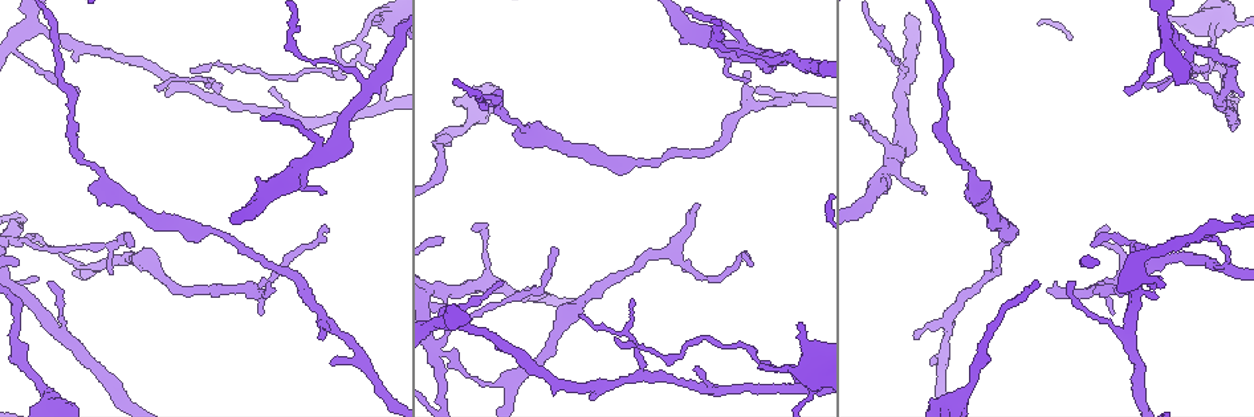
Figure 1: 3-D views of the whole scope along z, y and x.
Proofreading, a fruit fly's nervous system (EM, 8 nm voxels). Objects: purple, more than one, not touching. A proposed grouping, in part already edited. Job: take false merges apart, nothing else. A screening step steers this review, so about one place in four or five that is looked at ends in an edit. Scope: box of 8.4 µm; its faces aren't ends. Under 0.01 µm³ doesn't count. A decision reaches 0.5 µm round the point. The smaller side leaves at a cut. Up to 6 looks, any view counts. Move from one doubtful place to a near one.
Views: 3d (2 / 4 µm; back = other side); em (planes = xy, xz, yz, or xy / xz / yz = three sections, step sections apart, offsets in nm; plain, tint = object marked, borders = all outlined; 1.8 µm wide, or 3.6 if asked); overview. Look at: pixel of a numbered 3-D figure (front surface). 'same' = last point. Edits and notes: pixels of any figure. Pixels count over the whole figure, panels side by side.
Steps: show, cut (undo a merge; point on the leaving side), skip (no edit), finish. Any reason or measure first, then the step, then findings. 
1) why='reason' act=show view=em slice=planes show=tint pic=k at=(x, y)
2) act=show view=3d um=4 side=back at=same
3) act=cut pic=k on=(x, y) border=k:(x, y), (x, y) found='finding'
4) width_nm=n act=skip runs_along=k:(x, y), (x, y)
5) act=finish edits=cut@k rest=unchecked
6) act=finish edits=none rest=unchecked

act=show view=3d um=4 pic=1 at=(1217, 20)

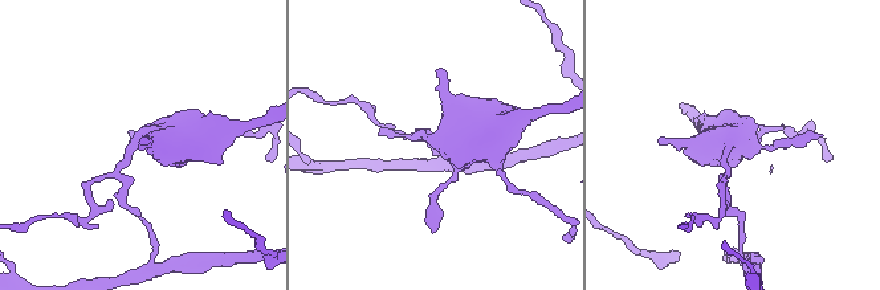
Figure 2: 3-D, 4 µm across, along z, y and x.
act=show view=em slice=planes show=tint pic=2 at=(730, 136)

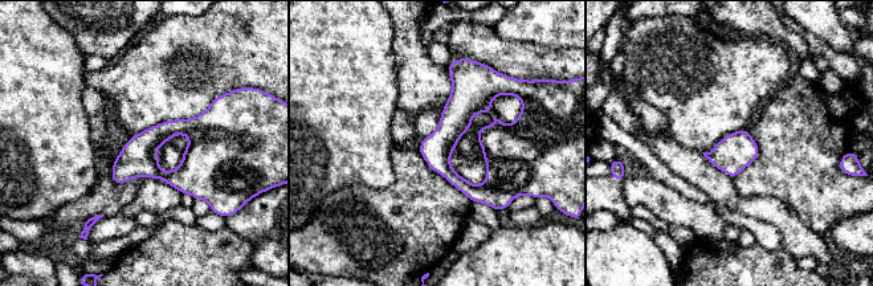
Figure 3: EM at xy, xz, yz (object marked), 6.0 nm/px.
width_nm=190 act=skip runs_along=3:(220, 142), (187, 175), (114, 176) found='all the same neuron'

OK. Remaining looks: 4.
why='thick turns thin' act=show view=em slice=yz step=16 show=tint pic=1 at=(893, 153)

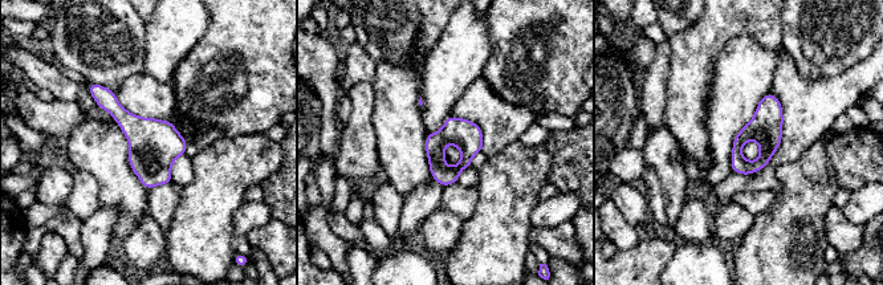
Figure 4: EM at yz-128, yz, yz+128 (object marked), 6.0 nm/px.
act=show view=em slice=planes show=tint at=same

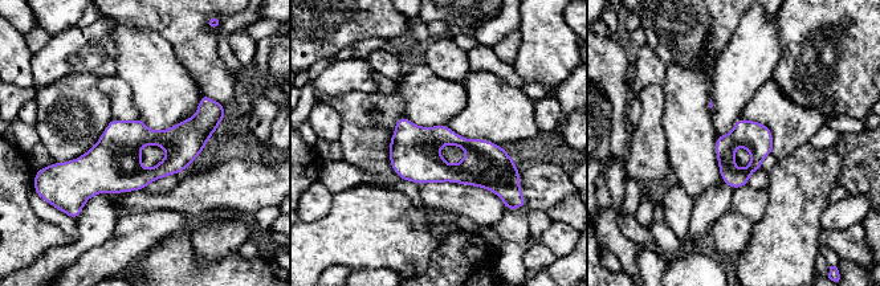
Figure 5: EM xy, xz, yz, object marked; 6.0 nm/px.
width_nm=190 act=skip runs_along=5:(216, 118), (65, 166) found='one neuron here'

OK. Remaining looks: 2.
why='sudden change in width' act=show view=3d um=4 pic=1 at=(58, 332)

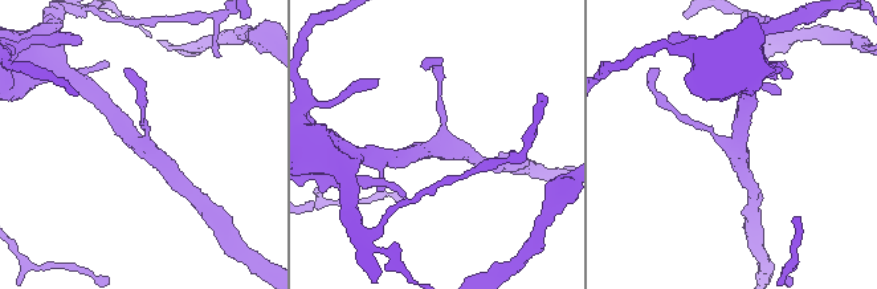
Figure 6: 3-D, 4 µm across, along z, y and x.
arms=3 act=show view=em slice=xz step=8 show=tint pic=6 at=(437, 149)

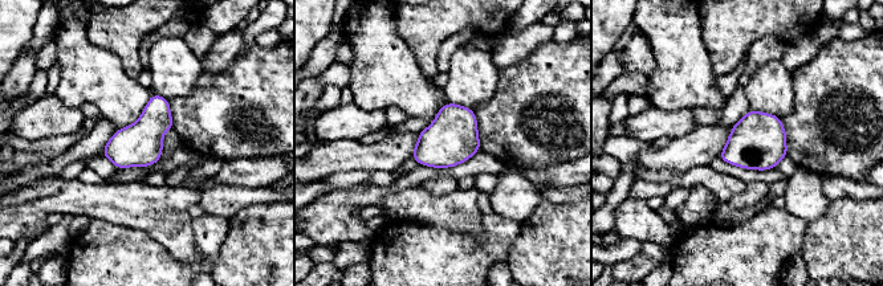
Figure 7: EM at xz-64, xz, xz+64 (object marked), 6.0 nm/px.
act=skip found='all the same neuron'

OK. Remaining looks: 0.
act=finish edits=none rest=unchecked

